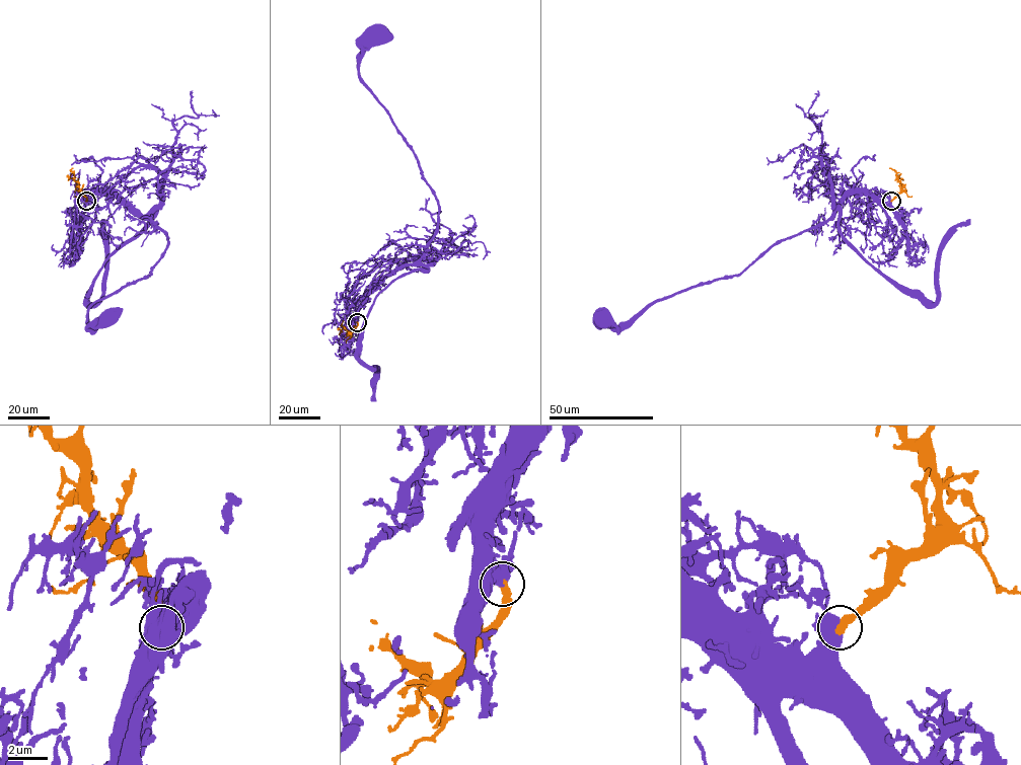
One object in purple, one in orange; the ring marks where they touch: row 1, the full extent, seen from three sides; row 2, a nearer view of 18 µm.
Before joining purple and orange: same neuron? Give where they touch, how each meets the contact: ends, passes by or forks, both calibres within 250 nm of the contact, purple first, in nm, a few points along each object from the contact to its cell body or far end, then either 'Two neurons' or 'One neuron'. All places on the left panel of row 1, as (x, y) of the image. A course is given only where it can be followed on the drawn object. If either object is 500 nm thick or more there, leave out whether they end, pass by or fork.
Place: (86, 201). Thickness 550 nm (purple) against 480 nm. Course of purple: (86, 201), (98, 194), (121, 198), (167, 239), (164, 254), (146, 277), (90, 306), (92, 326), (107, 318). Course of orange: (86, 201), (75, 180), (72, 167). One neuron

